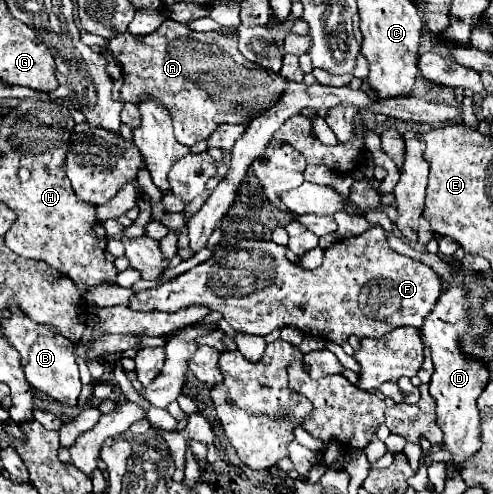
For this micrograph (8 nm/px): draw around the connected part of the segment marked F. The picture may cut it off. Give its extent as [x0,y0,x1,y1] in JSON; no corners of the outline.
[130,225,442,345]

